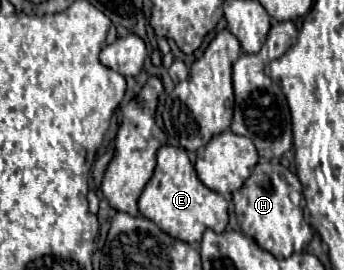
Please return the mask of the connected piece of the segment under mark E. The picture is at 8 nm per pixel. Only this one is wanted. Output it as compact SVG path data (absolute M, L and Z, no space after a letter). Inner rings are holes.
M171 145L157 151L155 173L139 197L139 213L151 219L159 229L165 229L171 237L185 243L199 243L205 229L223 233L227 227L227 201L199 181L187 151Z

